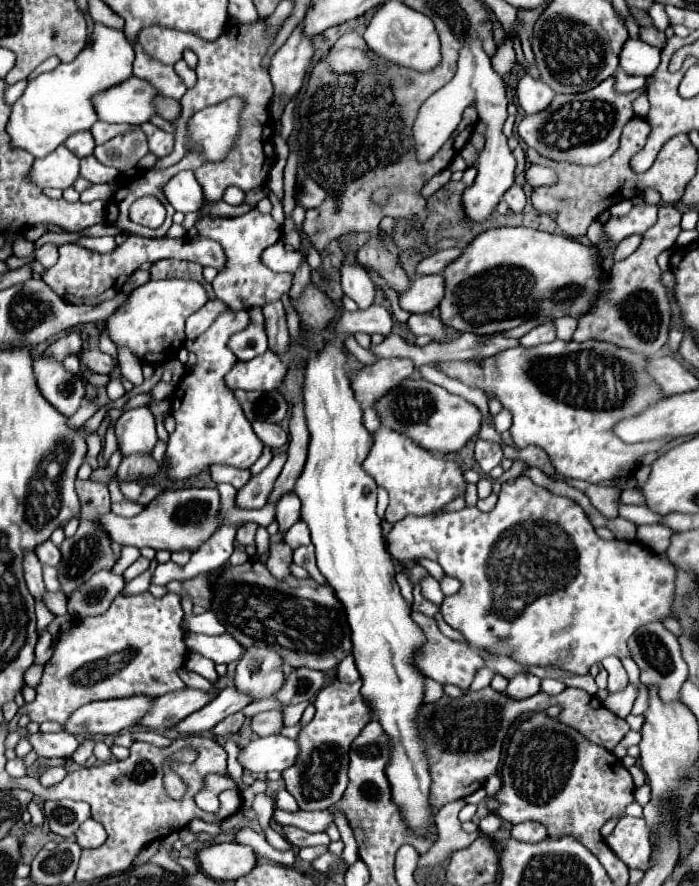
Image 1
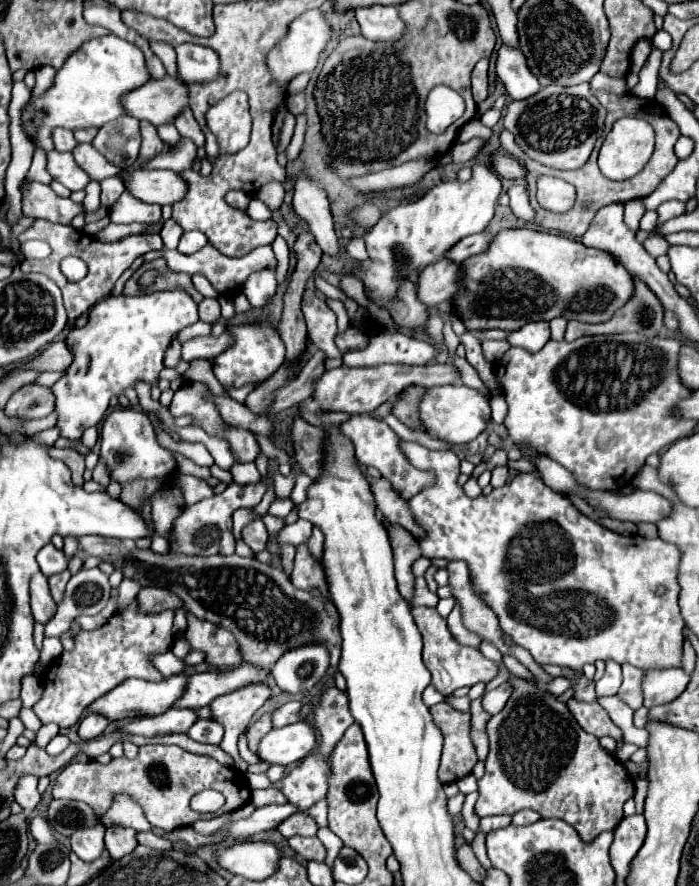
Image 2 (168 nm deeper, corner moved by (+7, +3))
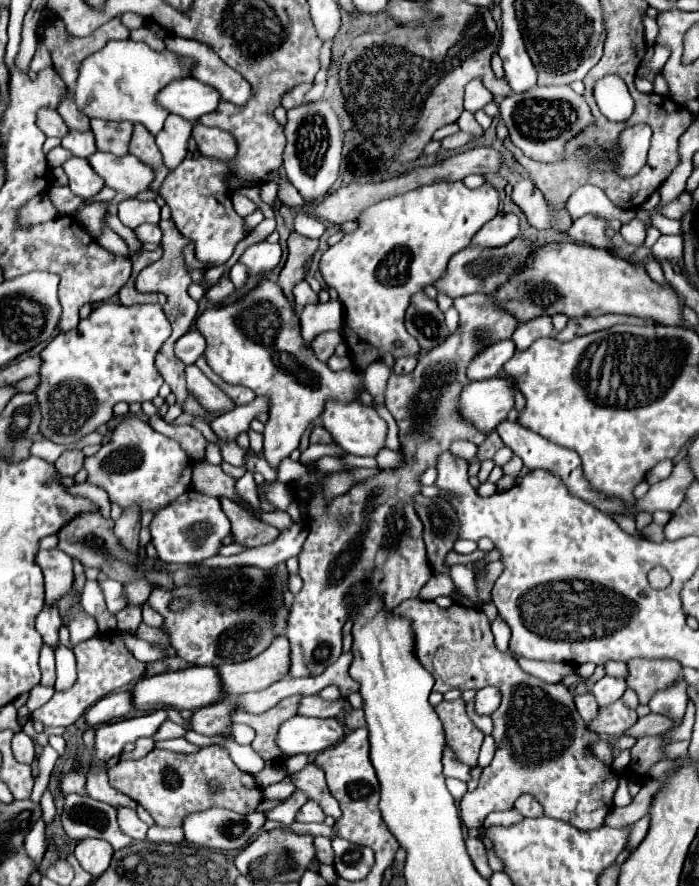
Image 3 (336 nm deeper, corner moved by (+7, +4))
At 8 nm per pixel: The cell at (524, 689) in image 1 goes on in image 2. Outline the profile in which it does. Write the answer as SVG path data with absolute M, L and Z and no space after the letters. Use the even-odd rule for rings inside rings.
M502 683L500 687L496 687L492 691L486 691L482 695L484 711L490 713L490 715L496 715L498 711L502 711L506 701L508 701L508 697L510 697L510 693L512 693L512 685L510 683Z

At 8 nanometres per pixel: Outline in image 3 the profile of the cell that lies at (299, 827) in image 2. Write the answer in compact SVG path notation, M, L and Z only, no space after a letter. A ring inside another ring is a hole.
M308 800L296 814L296 822L324 822L324 812L314 800Z

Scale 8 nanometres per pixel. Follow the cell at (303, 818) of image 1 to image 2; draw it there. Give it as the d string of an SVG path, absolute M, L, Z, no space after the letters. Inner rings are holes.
M290 803L260 807L248 819L234 821L226 831L226 839L234 839L236 841L236 839L252 837L252 835L268 831L268 829L276 829L280 825L280 821L284 821L286 817L290 817L296 811L298 809L294 805L290 805Z

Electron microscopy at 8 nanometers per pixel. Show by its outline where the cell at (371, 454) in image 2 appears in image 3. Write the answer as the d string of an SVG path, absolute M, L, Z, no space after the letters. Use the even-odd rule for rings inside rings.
M358 400L350 402L350 404L342 404L342 402L328 402L322 414L322 424L324 428L328 428L328 432L332 434L334 442L346 452L346 454L356 454L356 456L376 456L384 446L386 446L386 422L378 416L378 412L370 406L360 404Z

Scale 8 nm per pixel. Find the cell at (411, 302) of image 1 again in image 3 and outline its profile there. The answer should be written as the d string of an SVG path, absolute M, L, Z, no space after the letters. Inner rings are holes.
M514 238L510 244L502 246L502 248L464 248L464 252L458 252L456 256L452 256L452 260L446 266L444 276L434 284L438 292L450 296L450 298L458 298L458 296L466 296L466 294L474 294L474 292L482 292L488 294L492 290L498 288L498 284L504 284L504 280L516 272L522 264L526 264L528 256L530 256L530 242L522 240L522 238Z

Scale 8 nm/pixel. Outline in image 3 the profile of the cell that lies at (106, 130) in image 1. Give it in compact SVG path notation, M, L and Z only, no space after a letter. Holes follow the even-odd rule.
M70 90L64 98L64 102L60 104L58 108L58 114L64 118L64 122L68 124L70 130L78 130L78 132L88 132L90 130L90 120L76 108L72 108L72 102L70 102Z

